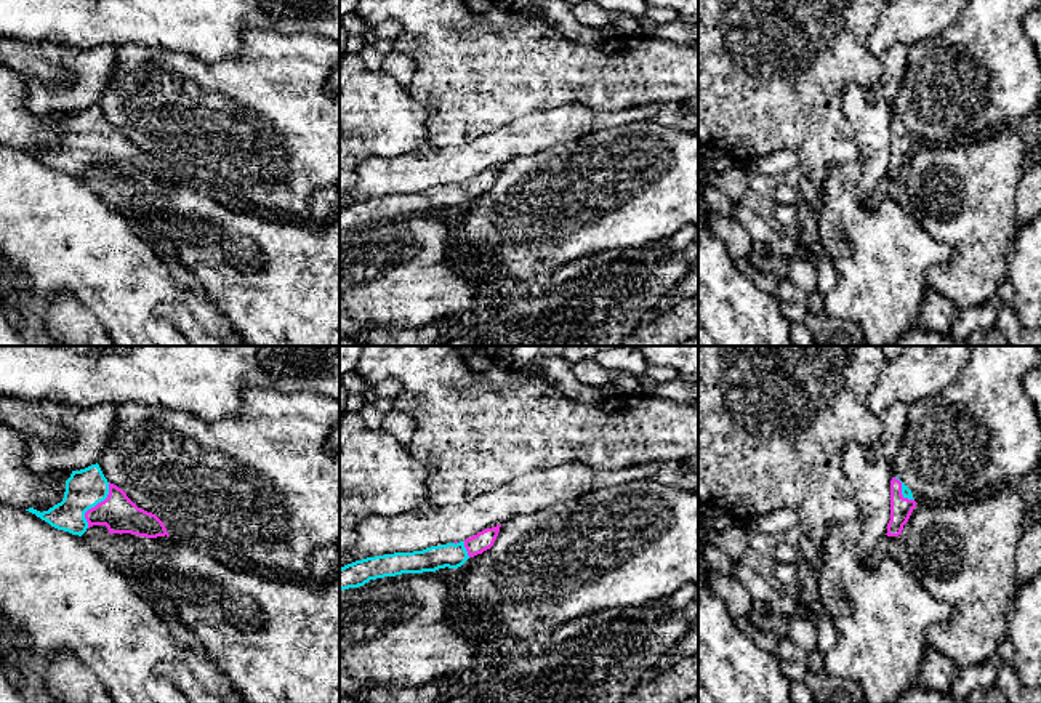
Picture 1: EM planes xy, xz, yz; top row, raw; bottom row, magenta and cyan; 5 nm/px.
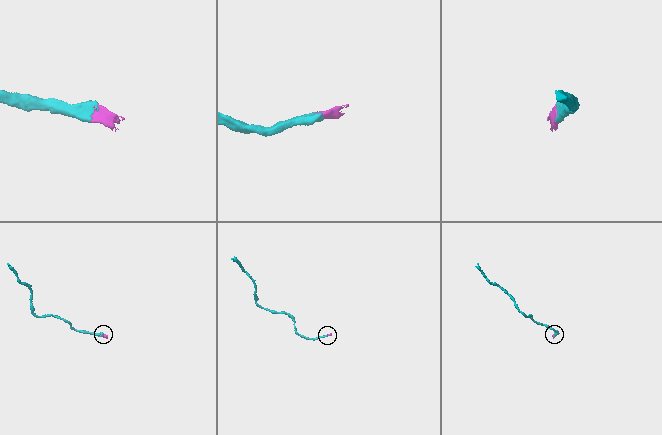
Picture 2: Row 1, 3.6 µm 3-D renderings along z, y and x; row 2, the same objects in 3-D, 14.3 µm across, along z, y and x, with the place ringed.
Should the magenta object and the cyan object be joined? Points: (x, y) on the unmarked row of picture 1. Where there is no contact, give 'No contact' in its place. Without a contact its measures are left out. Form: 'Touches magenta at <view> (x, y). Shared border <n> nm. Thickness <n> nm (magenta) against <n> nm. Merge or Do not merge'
Touches magenta at xy (96, 146). Shared border 260 nm. Thickness 180 nm (magenta) against 190 nm. Merge

